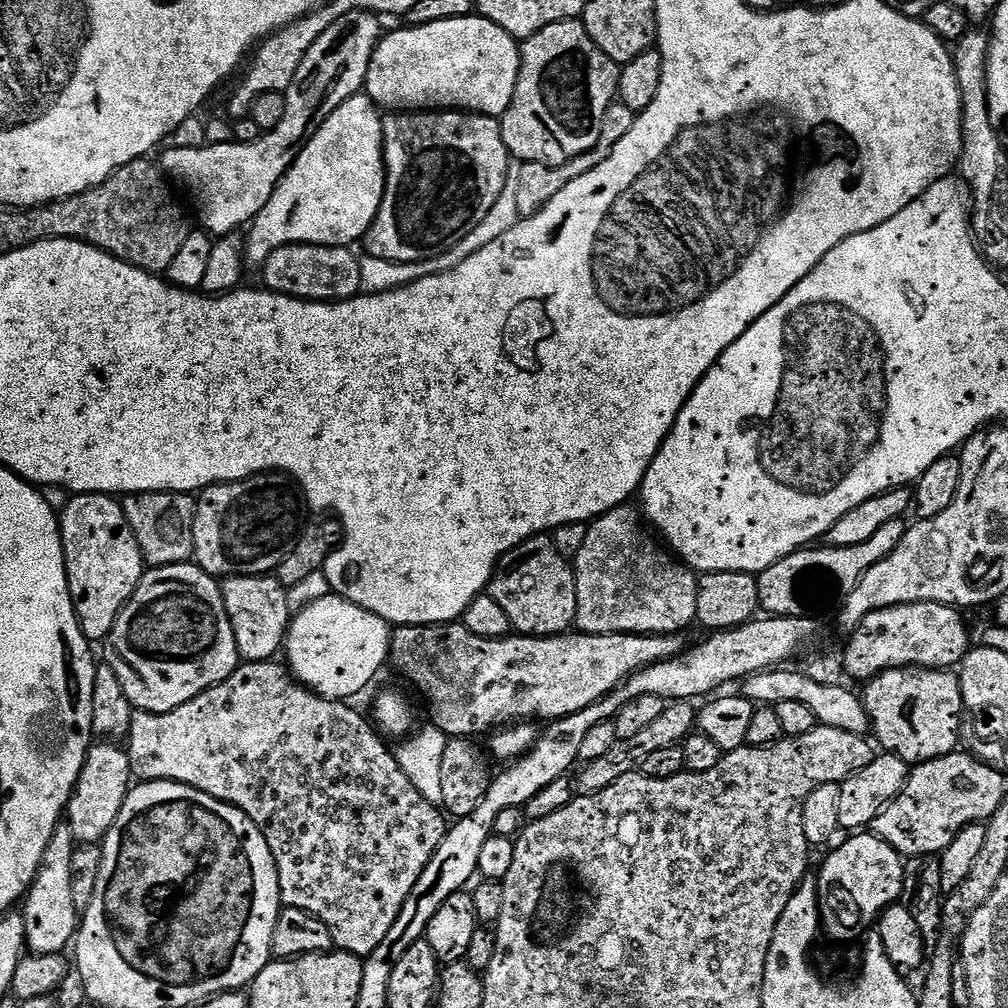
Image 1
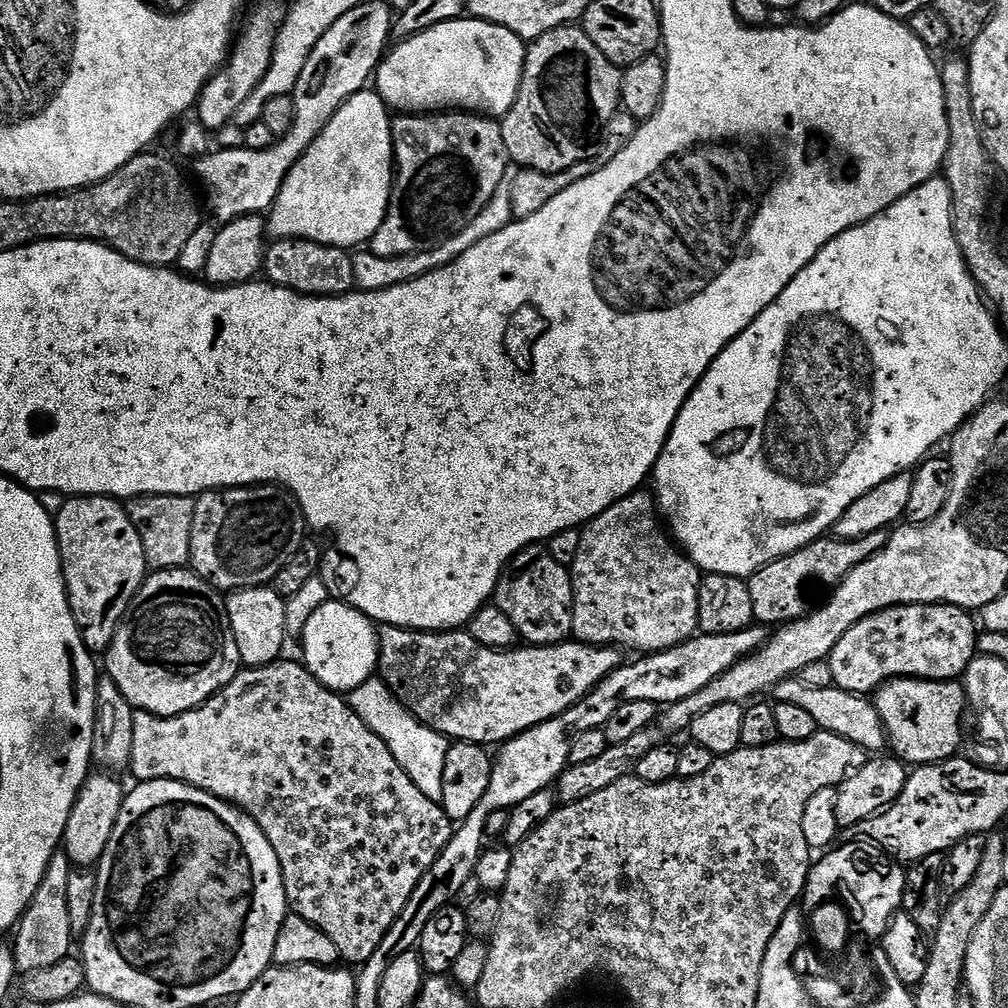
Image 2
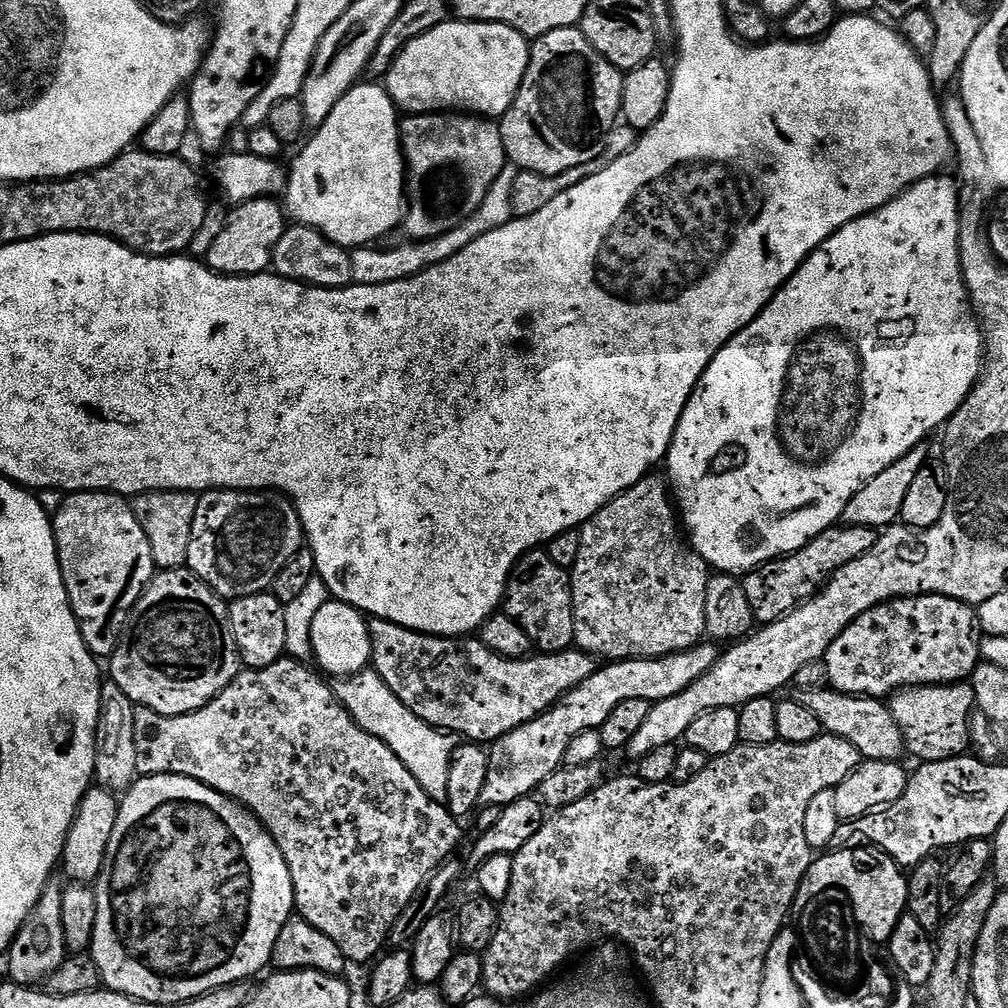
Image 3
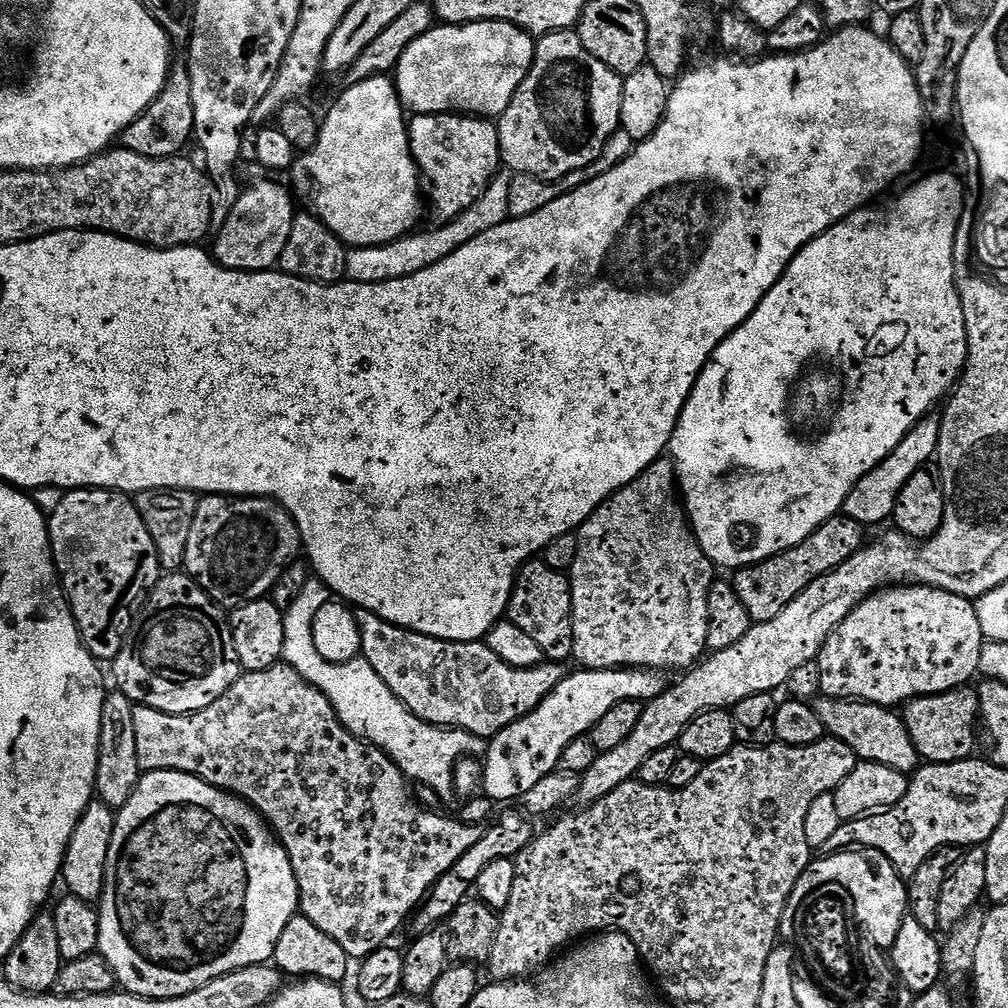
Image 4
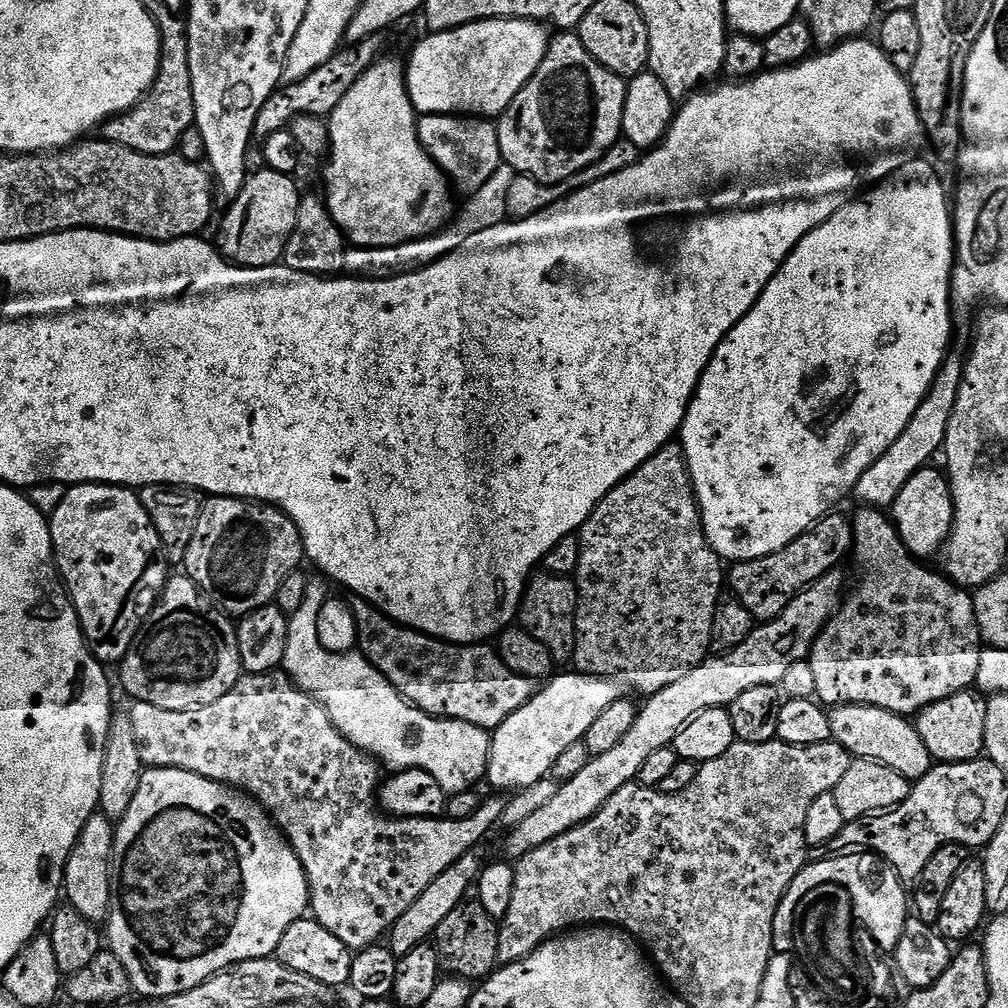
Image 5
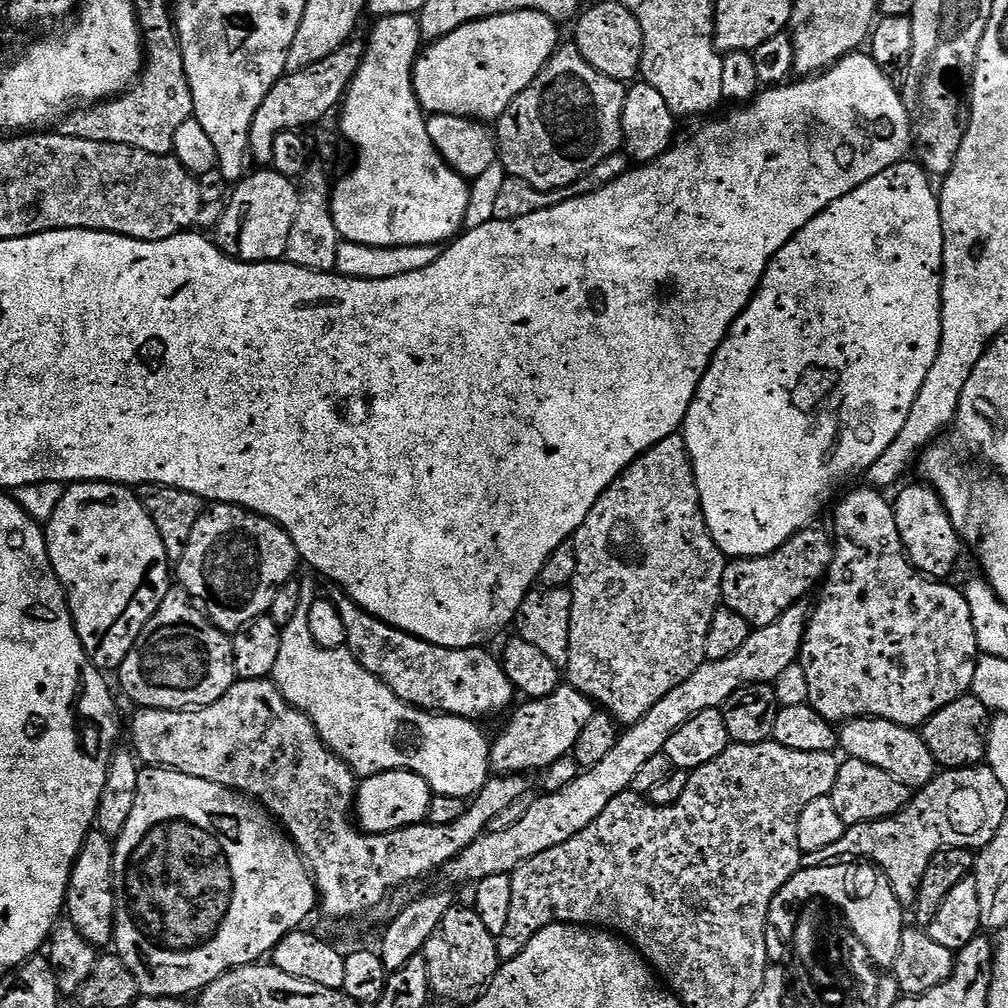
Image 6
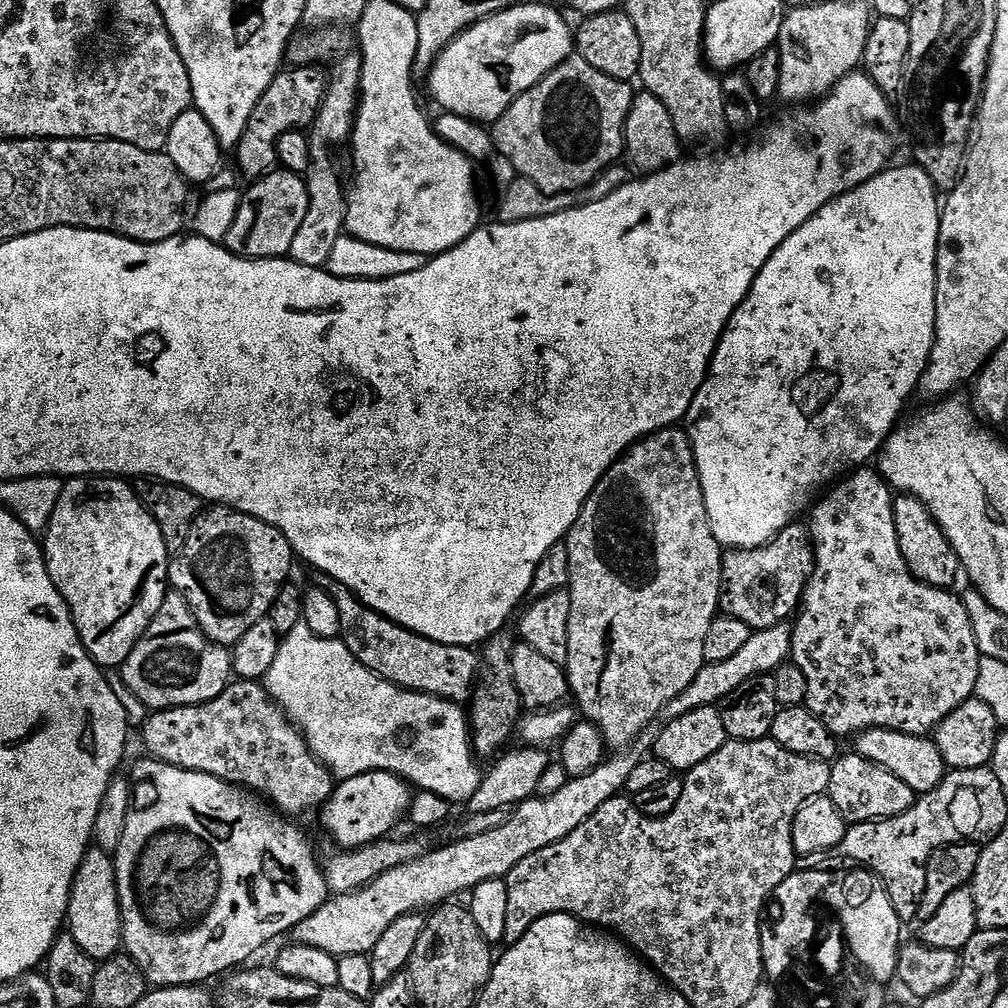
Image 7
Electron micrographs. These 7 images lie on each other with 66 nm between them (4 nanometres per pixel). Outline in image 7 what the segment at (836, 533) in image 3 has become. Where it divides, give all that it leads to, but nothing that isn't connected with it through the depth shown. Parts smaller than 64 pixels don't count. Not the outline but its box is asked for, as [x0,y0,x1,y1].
[722,522,816,630]

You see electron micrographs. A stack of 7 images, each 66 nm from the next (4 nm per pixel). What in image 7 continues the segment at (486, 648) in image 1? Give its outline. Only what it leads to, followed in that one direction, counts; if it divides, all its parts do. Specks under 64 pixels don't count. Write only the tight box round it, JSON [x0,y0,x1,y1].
[314,572,482,702]

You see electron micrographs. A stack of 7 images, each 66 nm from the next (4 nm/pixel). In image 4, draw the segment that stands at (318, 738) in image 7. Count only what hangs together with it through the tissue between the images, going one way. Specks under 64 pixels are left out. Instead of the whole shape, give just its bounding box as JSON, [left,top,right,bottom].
[283,578,485,798]

